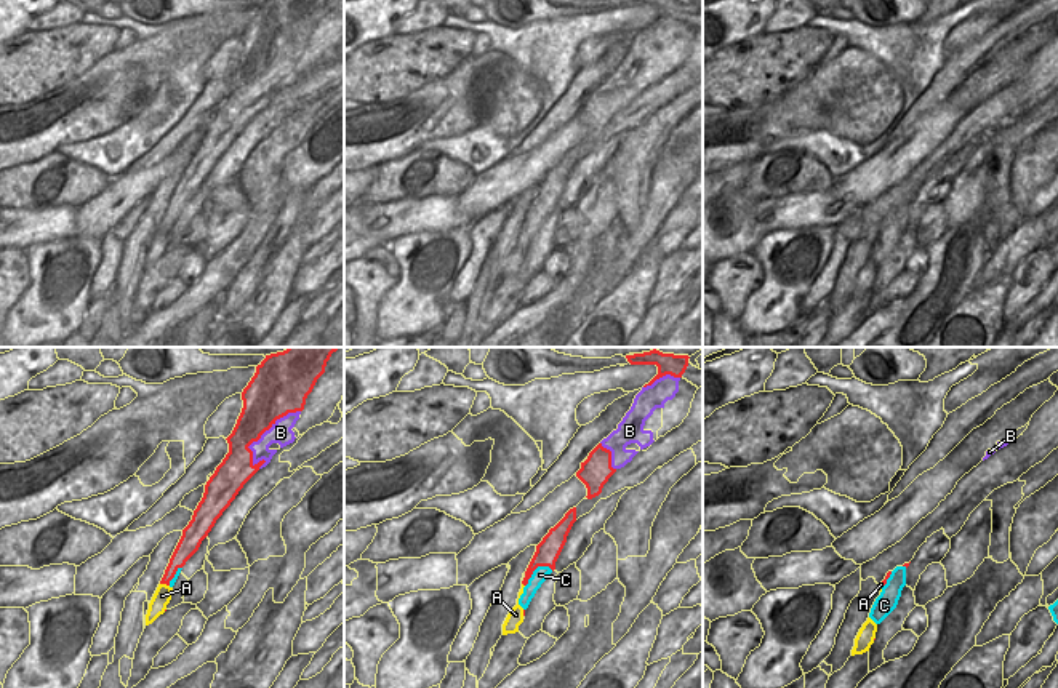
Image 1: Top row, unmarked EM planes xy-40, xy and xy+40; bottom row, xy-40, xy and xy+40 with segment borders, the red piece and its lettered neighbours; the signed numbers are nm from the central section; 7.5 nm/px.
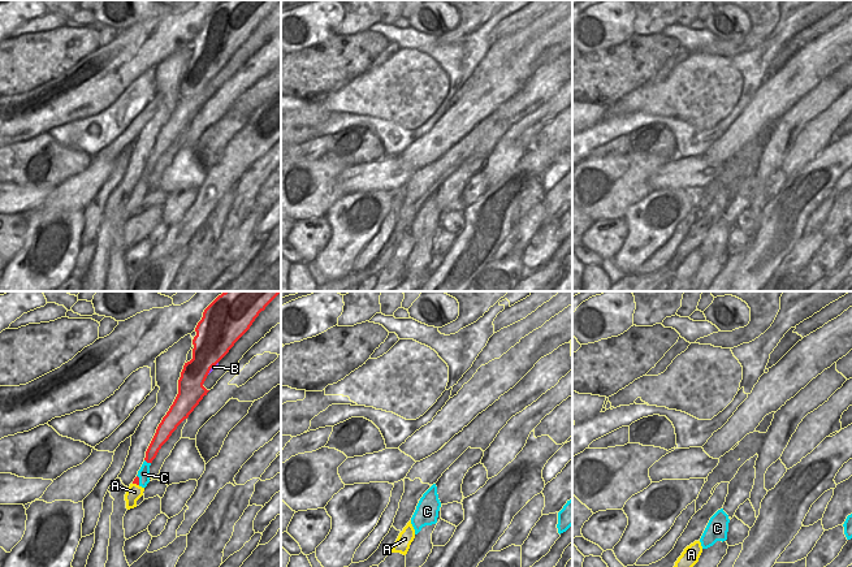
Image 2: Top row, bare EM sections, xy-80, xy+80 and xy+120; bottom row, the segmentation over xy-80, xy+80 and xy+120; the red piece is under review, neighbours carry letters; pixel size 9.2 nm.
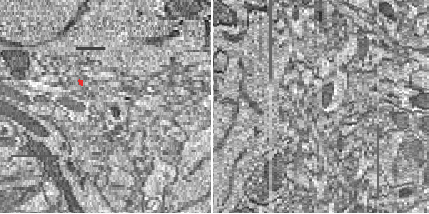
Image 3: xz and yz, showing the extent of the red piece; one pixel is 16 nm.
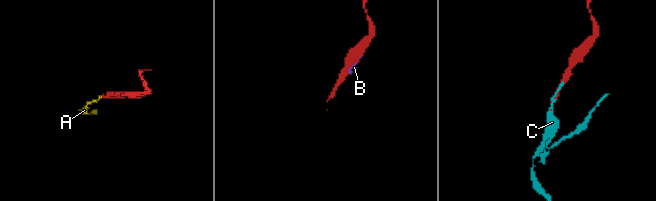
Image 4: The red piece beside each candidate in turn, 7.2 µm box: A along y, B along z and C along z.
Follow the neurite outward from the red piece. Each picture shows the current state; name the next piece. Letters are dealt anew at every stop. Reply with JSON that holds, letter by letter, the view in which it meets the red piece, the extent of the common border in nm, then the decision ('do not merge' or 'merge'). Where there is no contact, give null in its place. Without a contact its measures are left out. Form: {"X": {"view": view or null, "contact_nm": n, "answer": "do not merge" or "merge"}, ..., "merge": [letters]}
{"A": {"view": "xy-40", "contact_nm": 80, "answer": "merge"}, "B": {"view": "xy-40", "contact_nm": 550, "answer": "do not merge"}, "C": {"view": "xy", "contact_nm": 240, "answer": "do not merge"}, "merge": ["A"]}

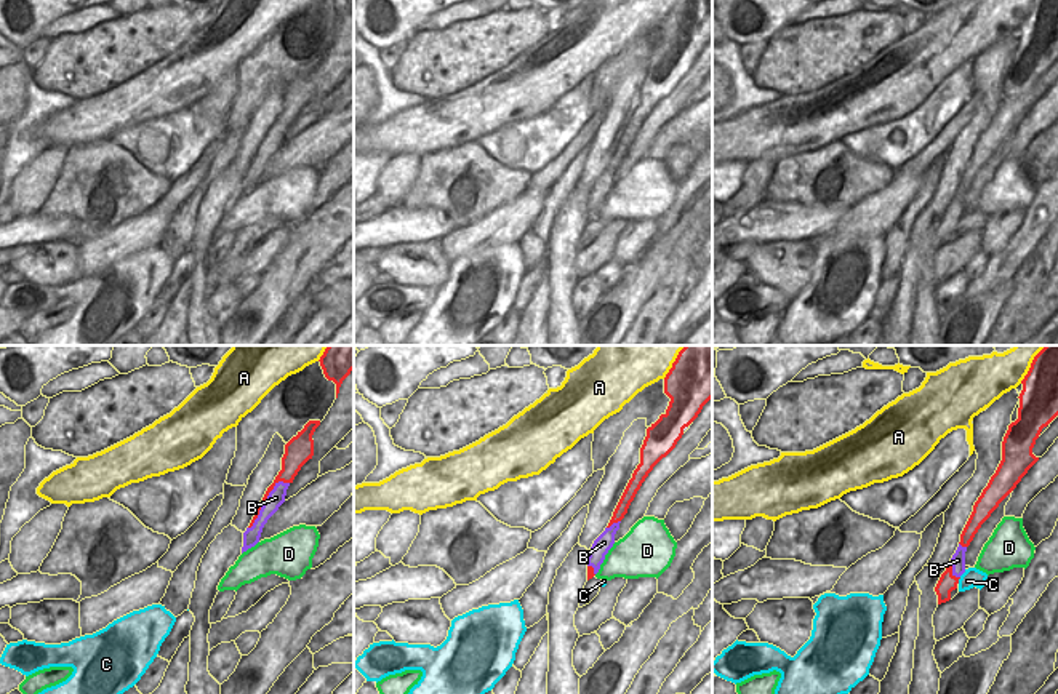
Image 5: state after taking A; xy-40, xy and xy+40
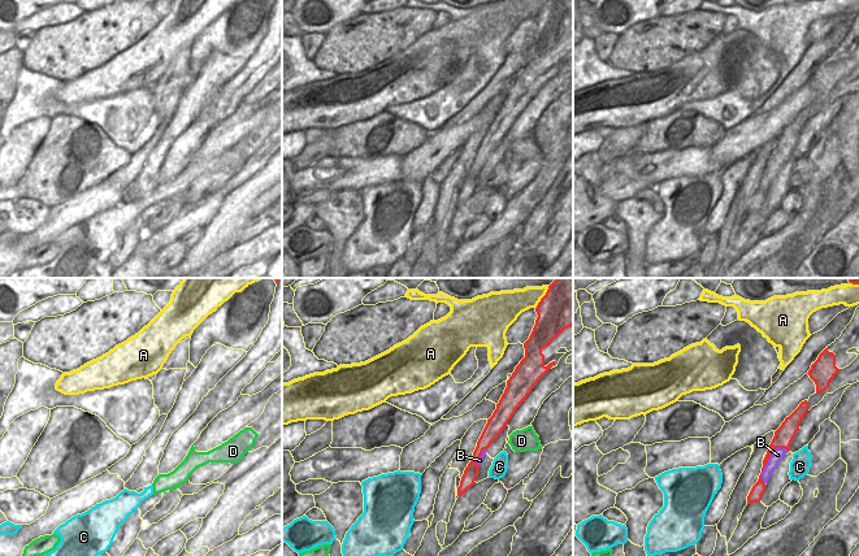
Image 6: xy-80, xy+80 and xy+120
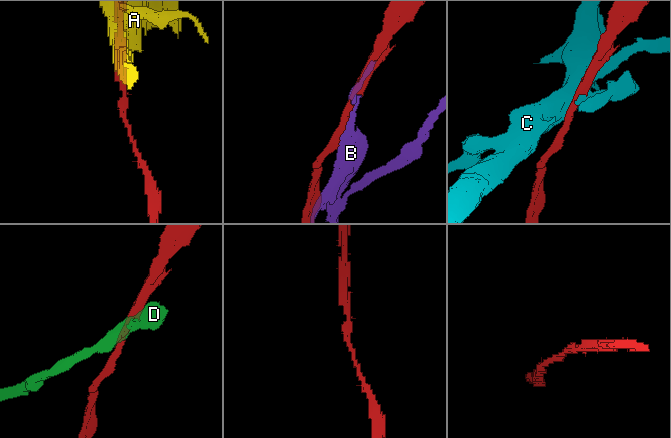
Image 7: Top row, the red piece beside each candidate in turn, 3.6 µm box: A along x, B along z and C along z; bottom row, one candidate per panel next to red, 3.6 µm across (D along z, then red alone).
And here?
{"A": {"view": "xy+40", "contact_nm": 340, "answer": "do not merge"}, "B": {"view": "xy-40", "contact_nm": 480, "answer": "do not merge"}, "C": {"view": "xy+40", "contact_nm": 60, "answer": "do not merge"}, "D": {"view": null, "answer": "do not merge"}, "merge": []}

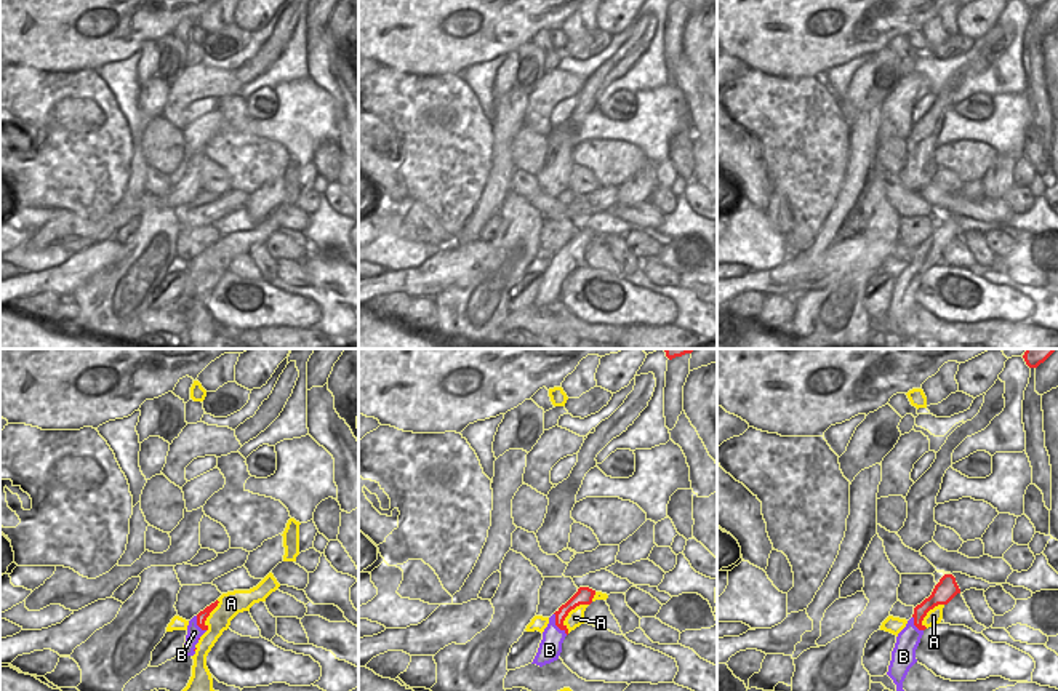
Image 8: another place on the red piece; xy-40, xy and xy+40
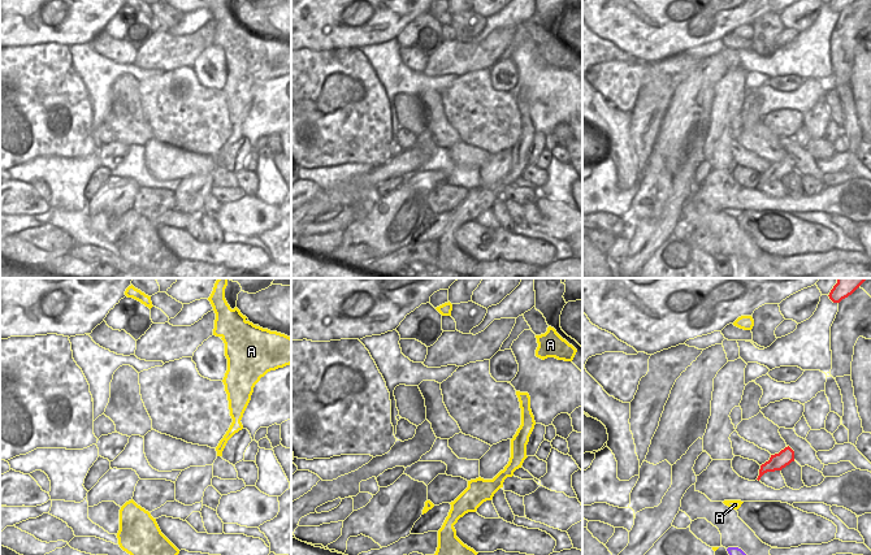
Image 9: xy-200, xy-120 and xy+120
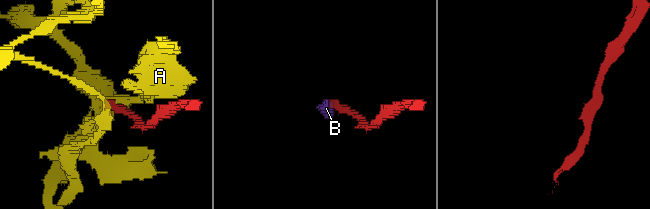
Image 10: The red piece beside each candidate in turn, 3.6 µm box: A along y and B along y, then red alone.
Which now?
{"A": {"view": "xy", "contact_nm": 280, "answer": "do not merge"}, "B": {"view": "xy", "contact_nm": 200, "answer": "merge"}, "merge": ["B"]}

